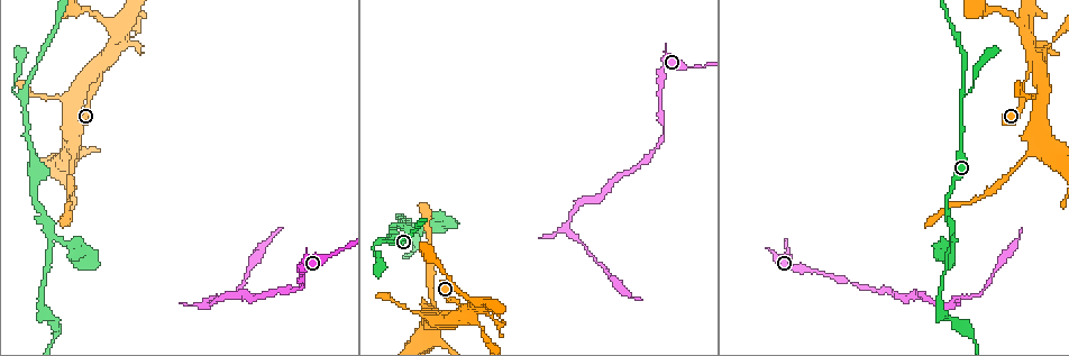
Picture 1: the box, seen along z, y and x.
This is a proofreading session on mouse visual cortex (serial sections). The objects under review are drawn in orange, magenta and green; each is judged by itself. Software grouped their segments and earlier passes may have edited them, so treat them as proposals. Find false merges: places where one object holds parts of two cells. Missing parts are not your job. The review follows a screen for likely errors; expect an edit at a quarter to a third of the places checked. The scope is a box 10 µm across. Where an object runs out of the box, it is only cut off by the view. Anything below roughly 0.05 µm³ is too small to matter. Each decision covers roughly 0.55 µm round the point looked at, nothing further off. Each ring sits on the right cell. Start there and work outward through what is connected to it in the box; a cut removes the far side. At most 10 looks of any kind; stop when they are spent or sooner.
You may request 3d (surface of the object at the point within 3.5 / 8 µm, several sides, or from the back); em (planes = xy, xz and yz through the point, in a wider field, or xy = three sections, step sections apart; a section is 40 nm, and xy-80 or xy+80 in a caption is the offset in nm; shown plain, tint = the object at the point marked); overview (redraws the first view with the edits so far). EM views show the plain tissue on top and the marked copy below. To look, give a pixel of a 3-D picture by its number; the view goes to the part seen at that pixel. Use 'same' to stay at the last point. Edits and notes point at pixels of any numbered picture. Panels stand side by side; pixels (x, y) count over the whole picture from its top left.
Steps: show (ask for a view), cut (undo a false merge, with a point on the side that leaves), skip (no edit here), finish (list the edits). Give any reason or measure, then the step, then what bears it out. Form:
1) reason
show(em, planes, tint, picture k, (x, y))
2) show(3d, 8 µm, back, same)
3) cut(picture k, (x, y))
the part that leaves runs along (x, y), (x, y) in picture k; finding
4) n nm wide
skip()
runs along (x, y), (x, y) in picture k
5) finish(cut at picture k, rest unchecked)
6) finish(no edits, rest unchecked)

three-way junction
show(3d, 3.5 µm, back, picture 1, (24, 94))

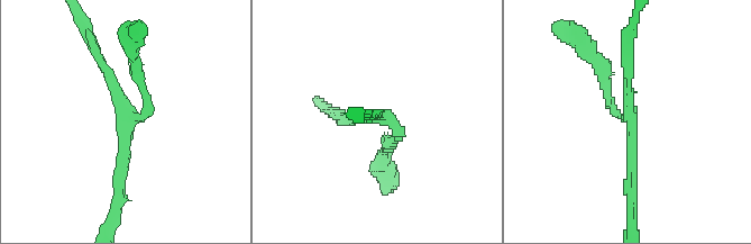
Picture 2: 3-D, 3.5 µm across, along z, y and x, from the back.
arms of 150, 150, 150 nm
skip()
all the same cell

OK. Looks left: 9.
four-way junction
show(3d, 3.5 µm, picture 1, (99, 68))

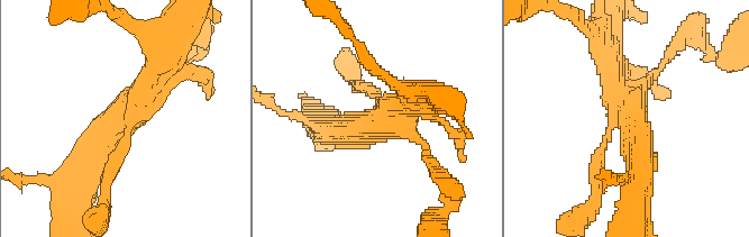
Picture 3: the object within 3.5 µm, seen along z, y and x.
now the EM
show(em, planes, tint, picture 3, (129, 116))

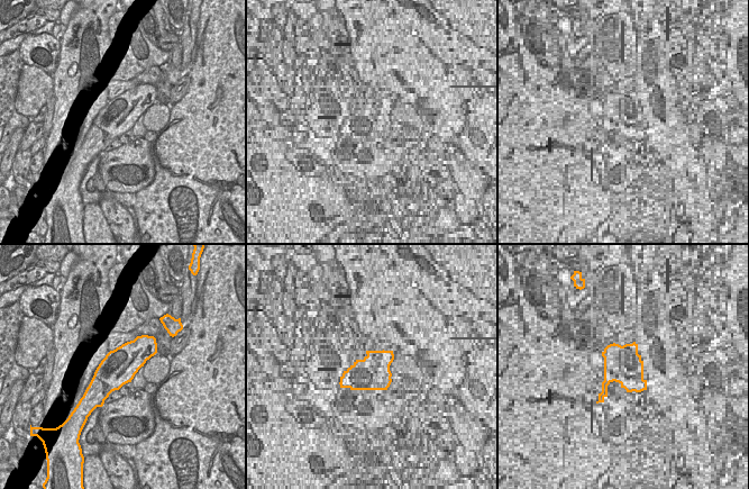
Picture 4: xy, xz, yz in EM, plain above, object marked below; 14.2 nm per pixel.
500 nm wide
skip()
runs along (359, 87), (380, 101), (380, 118), (335, 133) in picture 3; one cell here

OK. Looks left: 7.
looks like a crossing
show(3d, 3.5 µm, picture 1, (432, 308))

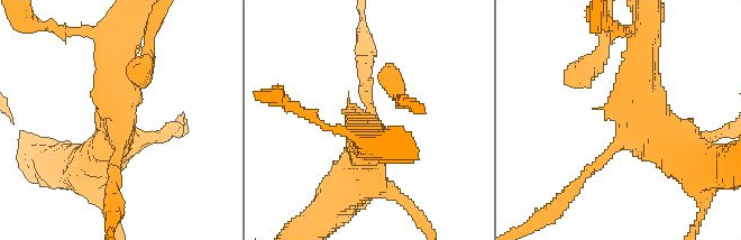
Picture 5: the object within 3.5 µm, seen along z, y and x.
now the EM
show(em, planes, tint, picture 5, (115, 132))

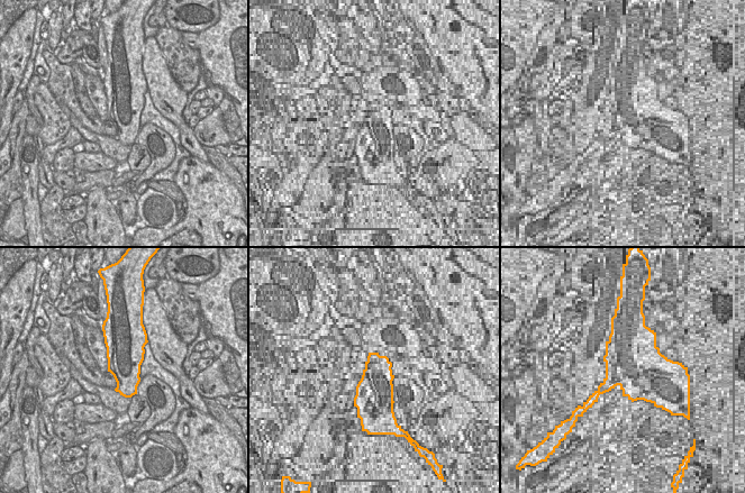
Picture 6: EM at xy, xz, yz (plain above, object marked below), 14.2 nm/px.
4 arms; arms of 150, 200, 400, 600 nm
cut(picture 5, (367, 70))
the part that leaves runs along (365, 99), (362, 24) in picture 5; a second cell is stuck on

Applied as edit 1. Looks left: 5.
redraw
show(overview)

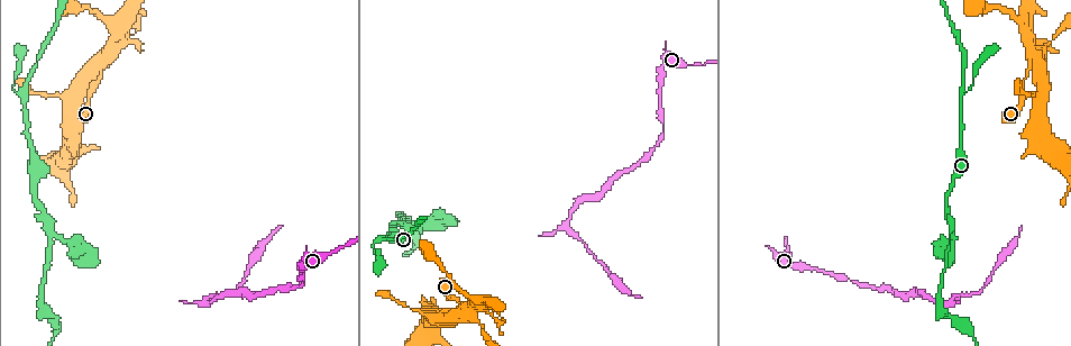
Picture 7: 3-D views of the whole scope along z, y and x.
sharp bend
show(em, xy, step 3, tint, picture 7, (944, 304))

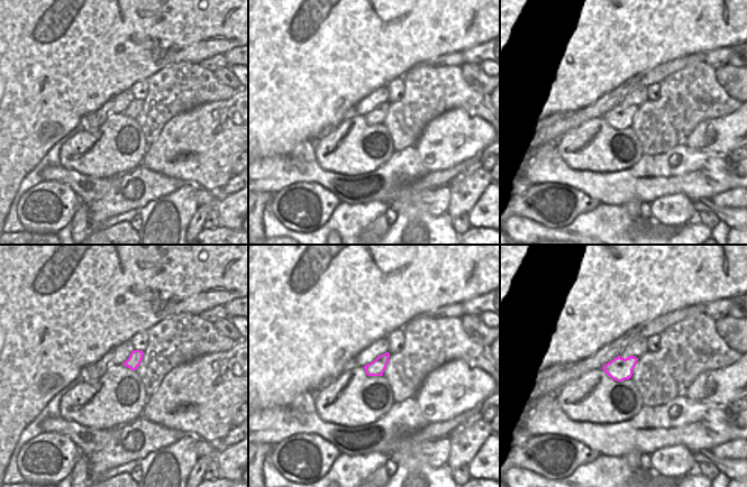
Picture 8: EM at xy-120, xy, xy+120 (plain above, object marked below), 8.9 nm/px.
show(3d, 3.5 µm, same)

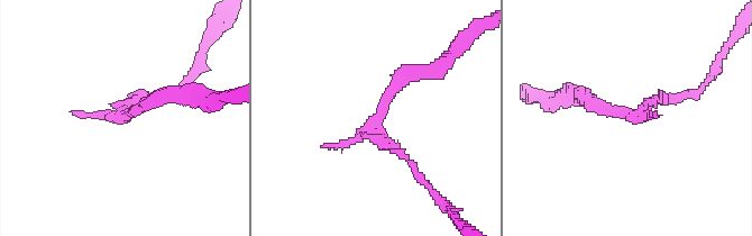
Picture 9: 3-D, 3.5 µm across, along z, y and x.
140 nm wide
cut(picture 9, (676, 99))
the part that leaves runs along (644, 106), (696, 94), (716, 67) in picture 9; a second cell is stuck on

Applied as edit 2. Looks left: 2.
finish(cut at picture 5, cut at picture 9, rest unchecked)

